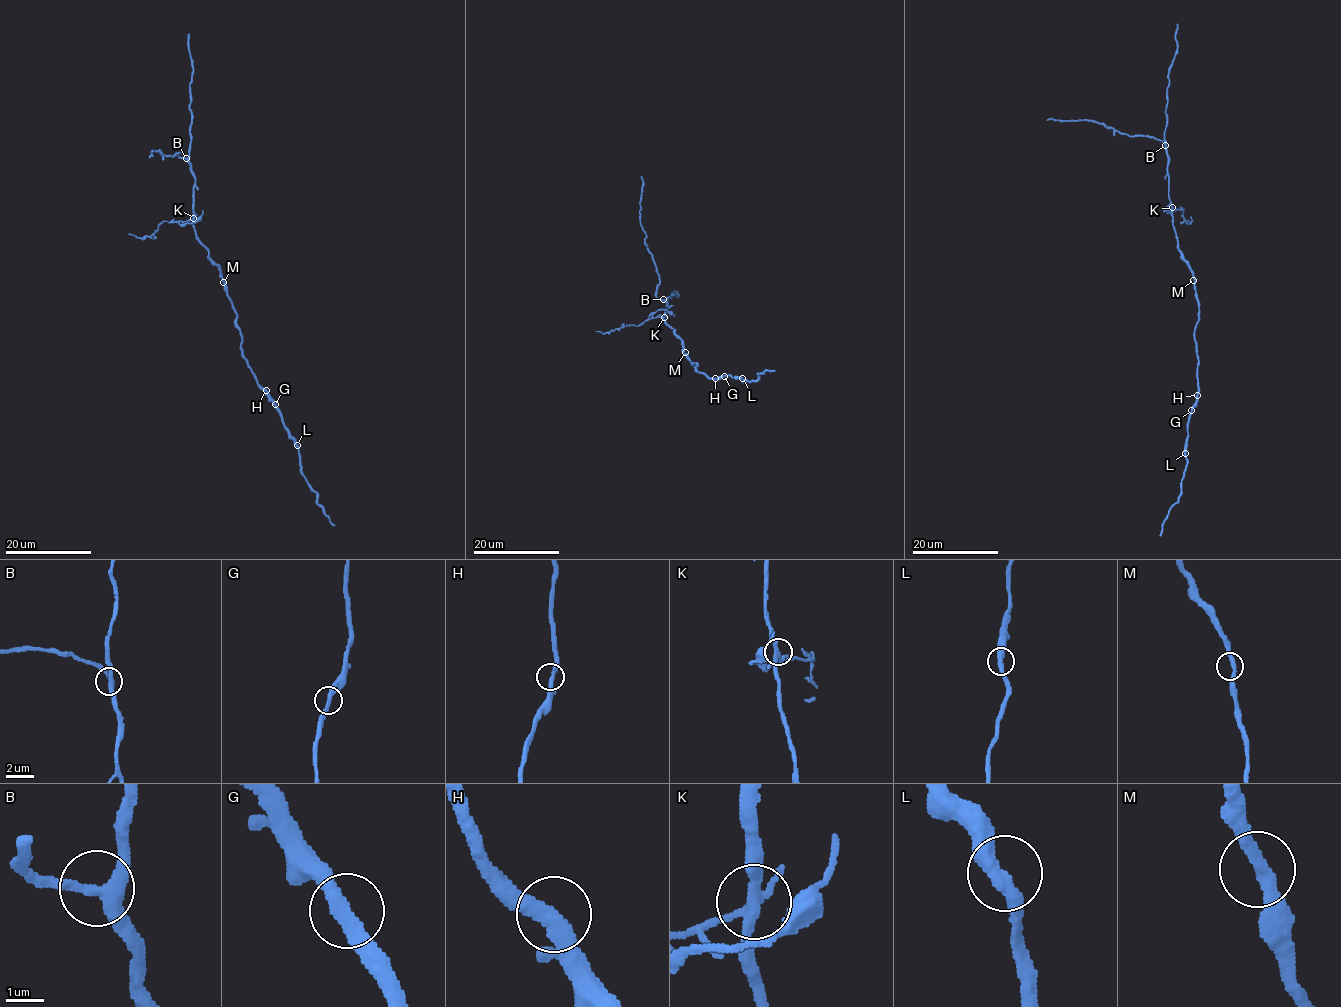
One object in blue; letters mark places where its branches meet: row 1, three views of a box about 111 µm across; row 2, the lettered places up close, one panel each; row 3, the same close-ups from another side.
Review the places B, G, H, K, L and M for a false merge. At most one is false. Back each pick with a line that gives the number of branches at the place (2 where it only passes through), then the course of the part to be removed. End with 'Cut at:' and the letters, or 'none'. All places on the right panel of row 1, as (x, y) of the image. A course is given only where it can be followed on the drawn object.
K: 3 | (1173, 207), (1183, 207), (1183, 218), (1190, 222), (1191, 216)
Cut at: K

